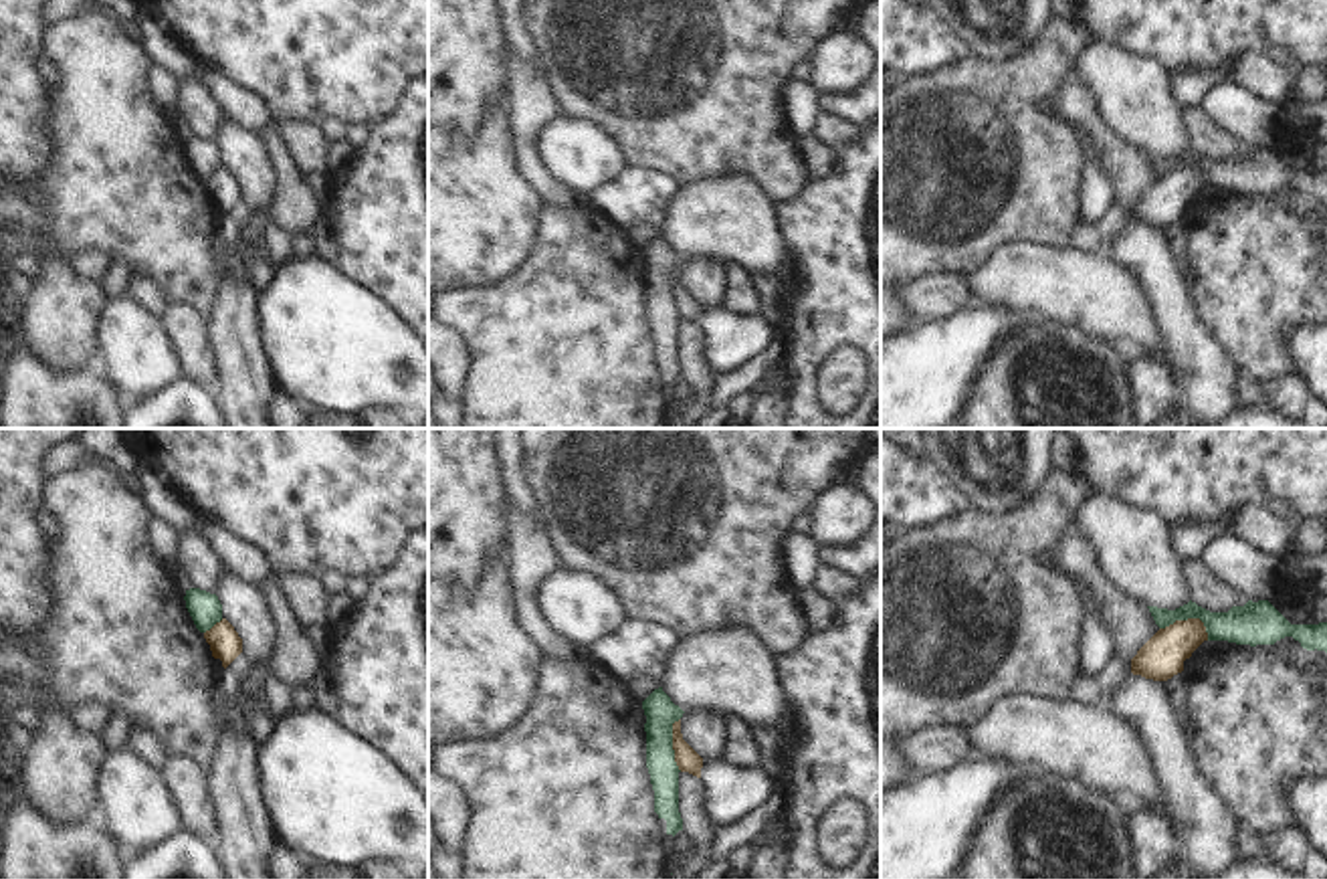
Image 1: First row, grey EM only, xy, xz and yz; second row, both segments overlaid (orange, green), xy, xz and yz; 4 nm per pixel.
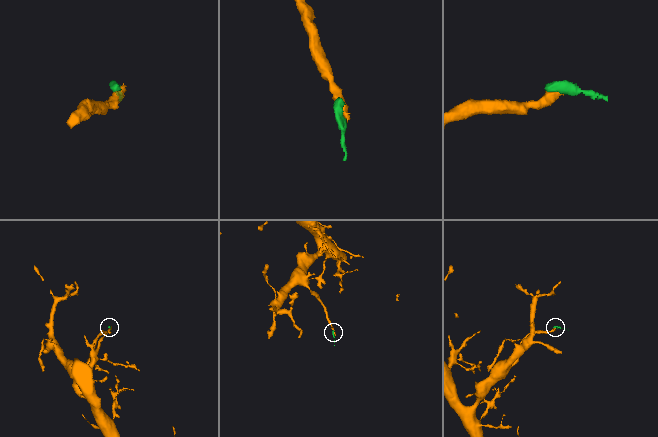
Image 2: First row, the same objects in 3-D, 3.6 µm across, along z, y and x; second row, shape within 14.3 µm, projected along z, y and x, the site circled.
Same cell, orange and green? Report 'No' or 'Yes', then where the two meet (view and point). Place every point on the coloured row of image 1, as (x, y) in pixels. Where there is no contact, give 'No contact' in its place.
No. Touches orange at yz (1190, 619).

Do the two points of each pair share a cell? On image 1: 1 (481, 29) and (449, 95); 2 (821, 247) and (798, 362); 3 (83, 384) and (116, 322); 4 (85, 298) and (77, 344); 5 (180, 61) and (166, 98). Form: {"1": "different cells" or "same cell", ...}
{"1": "same cell", "2": "same cell", "3": "different cells", "4": "same cell", "5": "different cells"}

